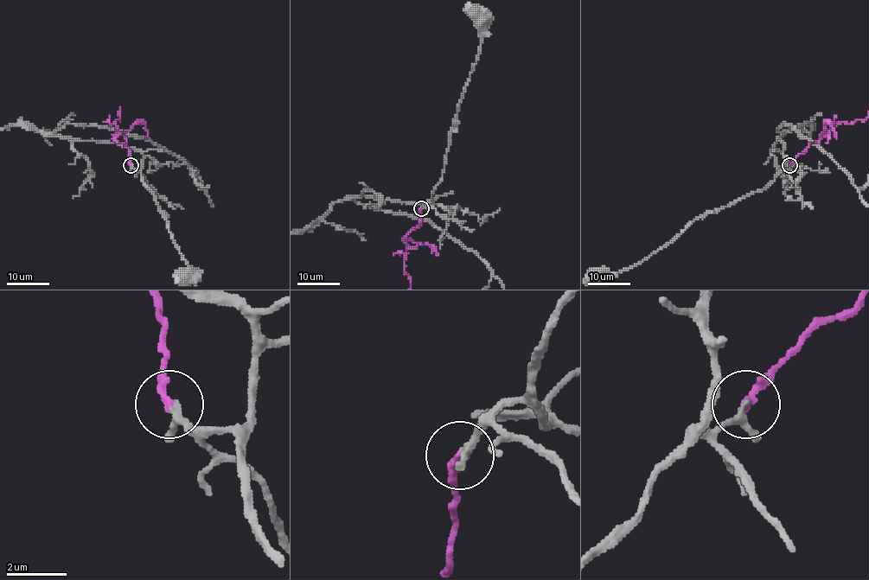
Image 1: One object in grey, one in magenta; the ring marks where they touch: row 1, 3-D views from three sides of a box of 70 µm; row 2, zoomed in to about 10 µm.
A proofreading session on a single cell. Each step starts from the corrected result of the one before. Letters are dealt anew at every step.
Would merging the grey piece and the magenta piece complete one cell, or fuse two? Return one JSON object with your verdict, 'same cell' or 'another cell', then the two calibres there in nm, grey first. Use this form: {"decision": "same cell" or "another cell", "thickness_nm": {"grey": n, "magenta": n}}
{"decision": "same cell", "thickness_nm": {"grey": 200, "magenta": 280}}

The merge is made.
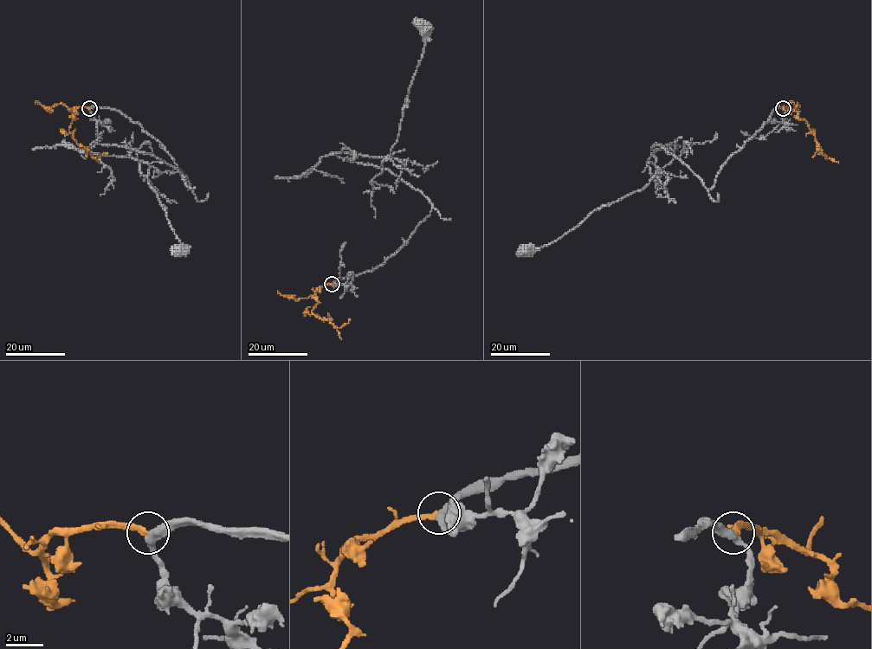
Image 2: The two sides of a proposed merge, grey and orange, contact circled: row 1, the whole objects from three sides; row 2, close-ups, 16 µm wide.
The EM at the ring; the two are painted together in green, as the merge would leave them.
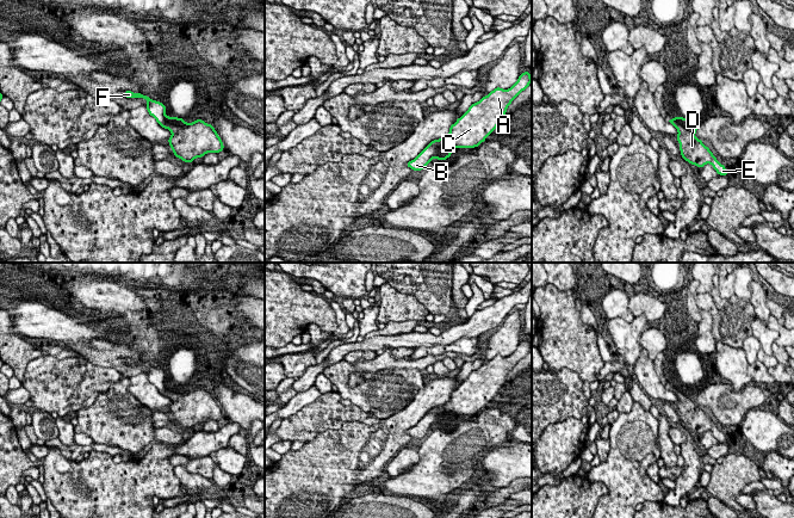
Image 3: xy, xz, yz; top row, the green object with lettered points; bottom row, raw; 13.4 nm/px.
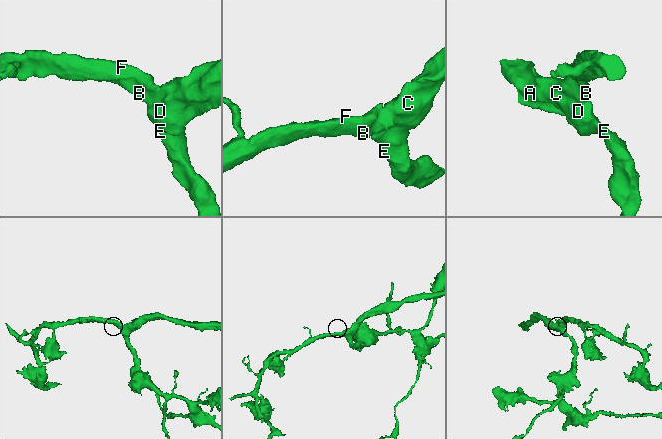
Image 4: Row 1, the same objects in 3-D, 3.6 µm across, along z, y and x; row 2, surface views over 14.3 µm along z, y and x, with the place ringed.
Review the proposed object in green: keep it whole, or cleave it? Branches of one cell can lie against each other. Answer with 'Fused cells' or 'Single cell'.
Single cell

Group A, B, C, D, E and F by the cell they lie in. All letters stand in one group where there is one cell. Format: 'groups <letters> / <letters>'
groups A B C D E F

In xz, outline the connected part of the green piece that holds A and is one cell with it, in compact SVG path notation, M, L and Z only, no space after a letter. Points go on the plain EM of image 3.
M529 339L520 341L517 349L508 357L501 354L472 371L469 377L451 393L449 400L440 407L432 408L414 427L407 430L412 438L421 438L435 425L451 425L454 415L478 414L497 395L507 382L507 375L525 358L532 345Z

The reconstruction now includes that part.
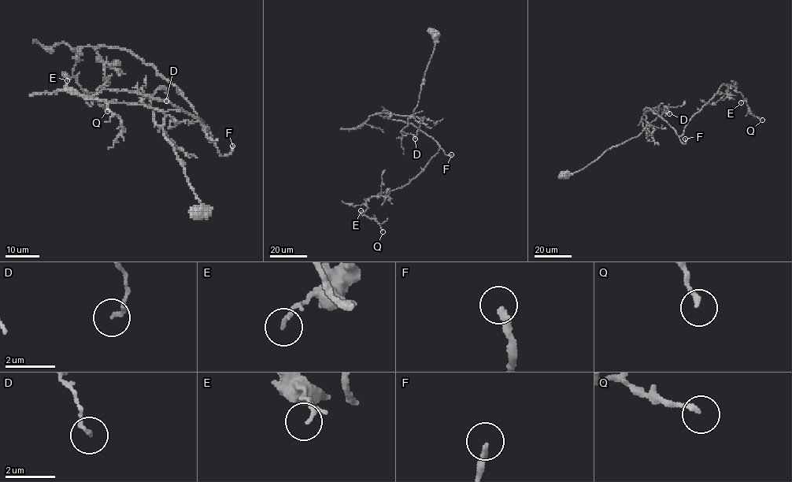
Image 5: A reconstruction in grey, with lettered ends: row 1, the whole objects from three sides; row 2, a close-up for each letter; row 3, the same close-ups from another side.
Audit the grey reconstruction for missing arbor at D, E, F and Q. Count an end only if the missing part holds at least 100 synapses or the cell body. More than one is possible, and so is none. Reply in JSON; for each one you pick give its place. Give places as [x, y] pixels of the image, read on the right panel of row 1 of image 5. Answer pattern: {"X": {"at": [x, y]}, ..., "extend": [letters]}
{"F": {"at": [685, 139]}, "extend": ["F"]}

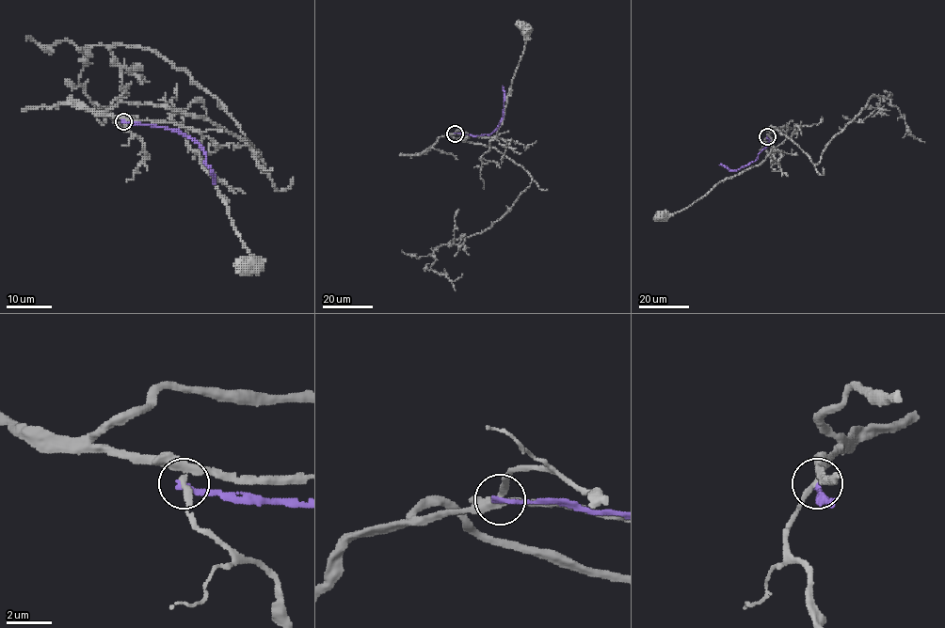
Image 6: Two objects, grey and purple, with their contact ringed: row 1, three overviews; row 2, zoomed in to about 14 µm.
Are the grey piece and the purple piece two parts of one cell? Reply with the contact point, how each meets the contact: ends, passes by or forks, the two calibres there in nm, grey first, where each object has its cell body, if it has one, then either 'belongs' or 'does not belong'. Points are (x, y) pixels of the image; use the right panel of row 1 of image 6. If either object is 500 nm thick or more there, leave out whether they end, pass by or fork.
at (767, 136); grey forks there; purple ends there; 240 nm thick on the grey side, 240 nm on the other; cell body of grey at (662, 215); no cell body on purple; does not belong

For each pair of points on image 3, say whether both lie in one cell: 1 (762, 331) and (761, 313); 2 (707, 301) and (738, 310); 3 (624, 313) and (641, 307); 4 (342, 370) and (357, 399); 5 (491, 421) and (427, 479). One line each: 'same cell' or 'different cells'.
1: different cells
2: same cell
3: different cells
4: same cell
5: same cell

